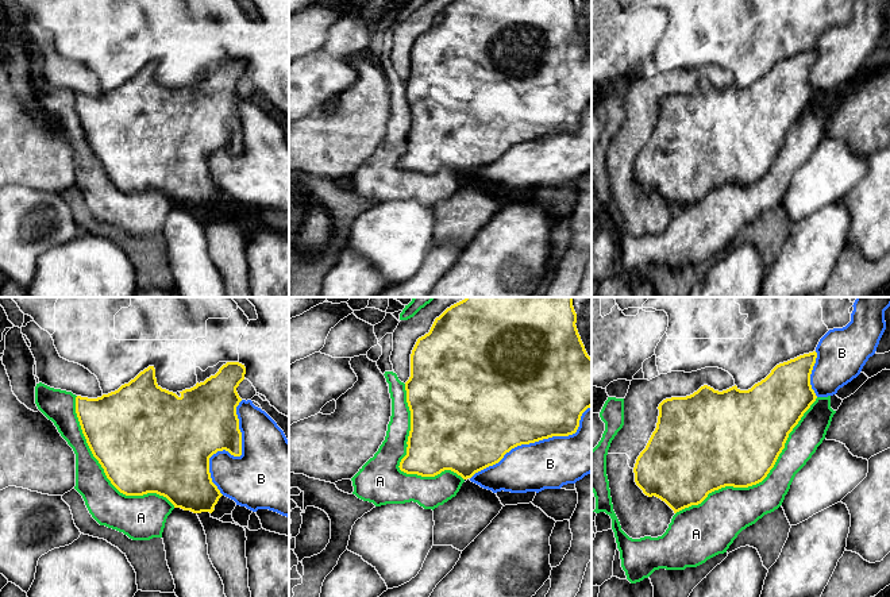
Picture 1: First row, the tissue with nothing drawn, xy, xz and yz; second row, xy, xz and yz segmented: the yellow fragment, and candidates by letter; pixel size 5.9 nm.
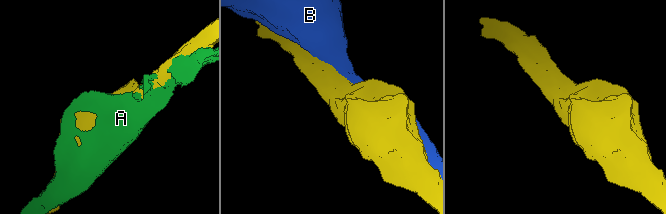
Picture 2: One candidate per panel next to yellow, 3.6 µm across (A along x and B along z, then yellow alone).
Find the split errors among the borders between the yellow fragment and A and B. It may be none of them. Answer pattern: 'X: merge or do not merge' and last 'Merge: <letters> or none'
A: do not merge
B: do not merge
Merge: none

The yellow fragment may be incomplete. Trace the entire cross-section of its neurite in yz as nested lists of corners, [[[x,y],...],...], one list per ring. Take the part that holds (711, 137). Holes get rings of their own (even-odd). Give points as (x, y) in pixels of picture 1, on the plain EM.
[[[813,49],[779,61],[748,88],[735,82],[718,89],[704,82],[690,93],[663,97],[658,104],[656,126],[633,165],[636,182],[677,211],[701,201],[721,185],[762,180],[785,146],[789,131],[817,96],[810,82],[816,55]]]

